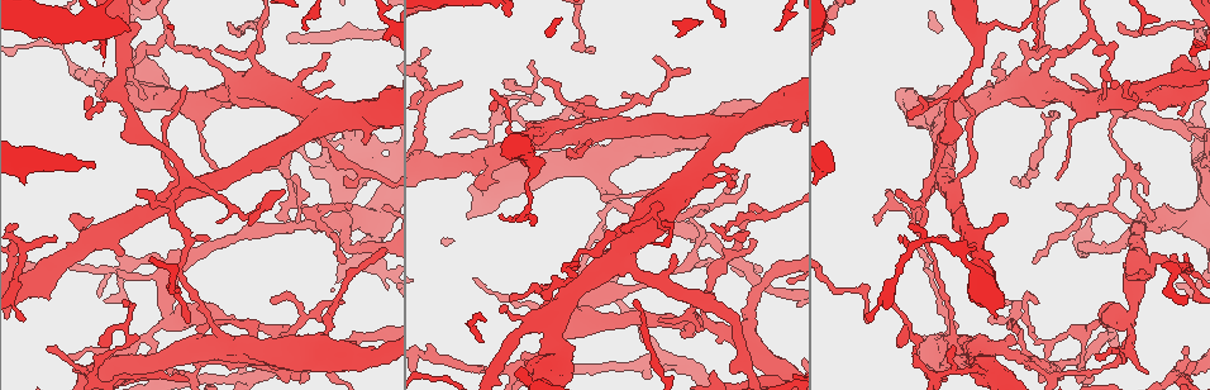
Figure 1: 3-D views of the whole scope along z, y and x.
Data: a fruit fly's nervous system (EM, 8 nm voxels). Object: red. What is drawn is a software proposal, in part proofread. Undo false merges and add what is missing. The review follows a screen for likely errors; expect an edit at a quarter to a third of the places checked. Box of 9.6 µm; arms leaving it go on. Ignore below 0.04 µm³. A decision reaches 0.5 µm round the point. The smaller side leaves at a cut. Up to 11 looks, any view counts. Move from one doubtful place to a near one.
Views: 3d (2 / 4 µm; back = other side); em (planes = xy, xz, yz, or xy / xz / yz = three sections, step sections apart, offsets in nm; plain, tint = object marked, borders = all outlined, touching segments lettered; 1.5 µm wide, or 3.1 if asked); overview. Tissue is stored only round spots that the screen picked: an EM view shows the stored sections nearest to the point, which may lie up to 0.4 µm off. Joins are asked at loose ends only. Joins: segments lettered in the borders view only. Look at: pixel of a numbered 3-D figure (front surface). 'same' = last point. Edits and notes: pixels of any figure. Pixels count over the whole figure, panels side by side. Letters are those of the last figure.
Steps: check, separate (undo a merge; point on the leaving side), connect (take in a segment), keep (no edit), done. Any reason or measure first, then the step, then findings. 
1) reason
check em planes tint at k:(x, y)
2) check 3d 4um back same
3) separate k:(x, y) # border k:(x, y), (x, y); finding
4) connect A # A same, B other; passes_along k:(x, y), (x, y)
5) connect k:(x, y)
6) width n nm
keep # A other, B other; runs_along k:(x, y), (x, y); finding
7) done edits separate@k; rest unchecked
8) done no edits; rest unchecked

free end
check 3d 2um at 1:(1148, 371)

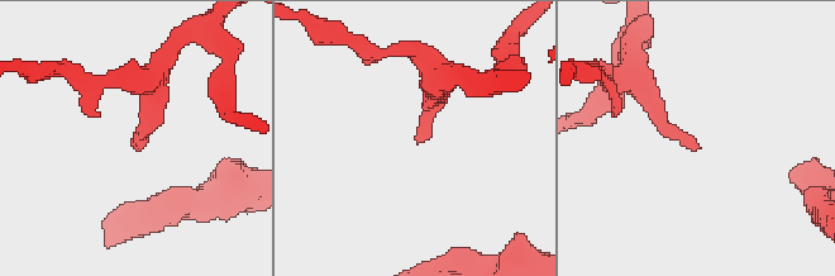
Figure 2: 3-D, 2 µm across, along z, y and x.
check em planes borders at 2:(696, 142)

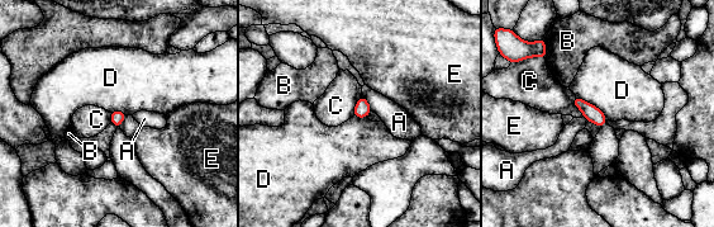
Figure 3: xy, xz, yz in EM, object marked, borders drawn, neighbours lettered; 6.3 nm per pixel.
keep # A other, B other, C other, D other, E other; border 3:(575, 94), (593, 103), (608, 119); none of them fits

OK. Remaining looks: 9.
touches itself
check em planes borders at 1:(701, 228)

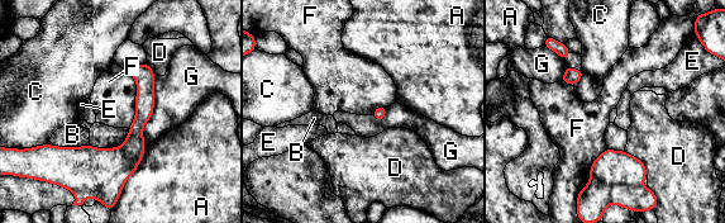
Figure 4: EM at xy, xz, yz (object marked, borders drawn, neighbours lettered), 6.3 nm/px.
width 80 nm; longest_contact G 460 nm
separate 4:(110, 191) # A other, B other, C other, D other, E other, F other, G other; two neurons meet here

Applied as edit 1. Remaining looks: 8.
thick turns thin
check 3d 2um at 1:(380, 357)

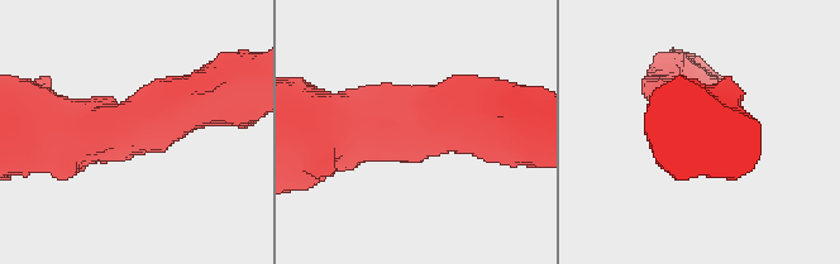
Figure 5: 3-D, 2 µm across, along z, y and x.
shape alone is not enough
check em yz step 8 tint at 5:(133, 127)

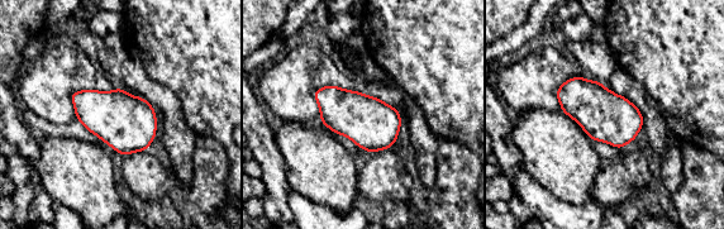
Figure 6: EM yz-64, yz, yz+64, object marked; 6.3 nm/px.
another direction
check em planes borders same

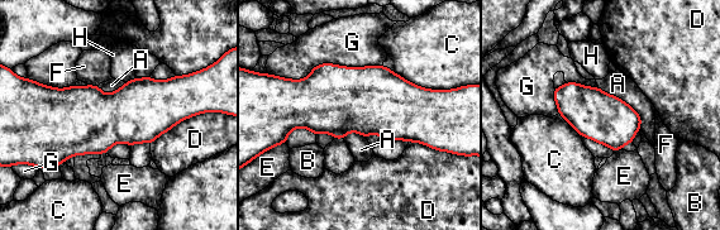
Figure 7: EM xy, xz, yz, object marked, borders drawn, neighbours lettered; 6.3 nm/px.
width 320 nm; longest_contact G 650 nm
keep # A other, B other, C other, D other, E other, F other, G other, H other; one neuron here

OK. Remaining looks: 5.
thin end
check 3d 2um at 1:(183, 88)

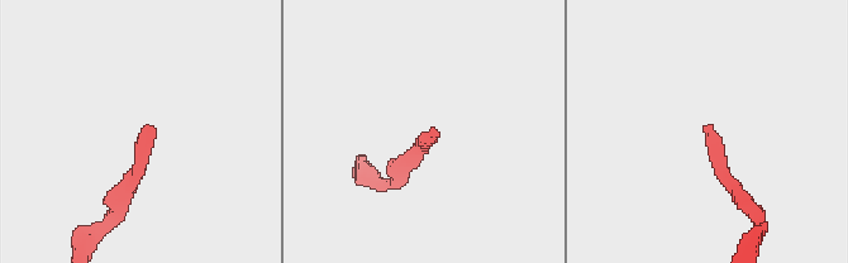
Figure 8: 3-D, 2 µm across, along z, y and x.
need the tissue
check em planes borders at 8:(147, 127)

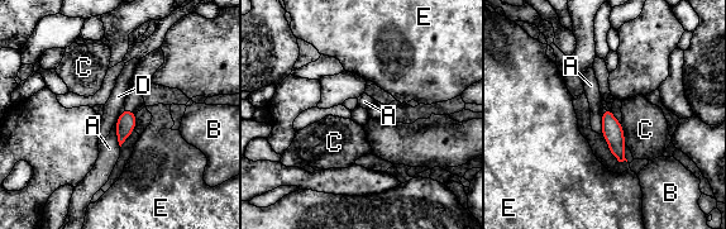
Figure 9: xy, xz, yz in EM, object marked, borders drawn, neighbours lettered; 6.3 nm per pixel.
width 120 nm
keep # A other, B other, C other, D other, E other; border 9:(605, 109), (602, 113), (601, 133); no lettered segment goes on from it

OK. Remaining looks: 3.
check 3d 4um at 1:(991, 375)

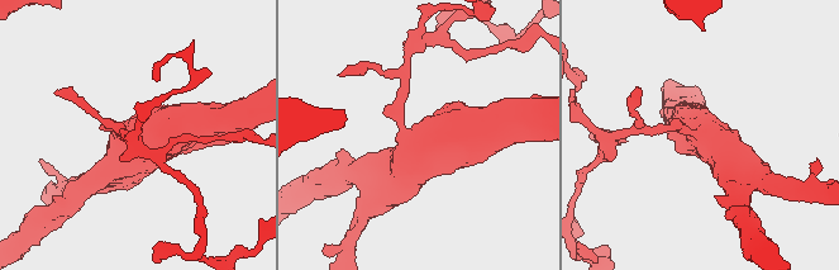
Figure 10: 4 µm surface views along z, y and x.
arms 3; arm_widths 160, 440, 550 nm; shape alone is not enough
check em planes borders at 10:(707, 135)

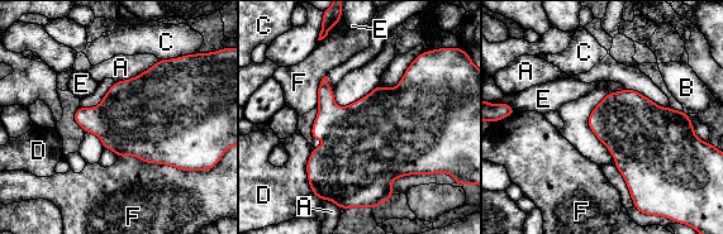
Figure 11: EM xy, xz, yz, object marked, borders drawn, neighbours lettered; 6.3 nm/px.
longest_contact F 440 nm
keep # A other, B other, C other, D other, E other, F other; border 11:(626, 89), (609, 94); one neuron here

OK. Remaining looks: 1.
done edits separate@4; rest unchecked

